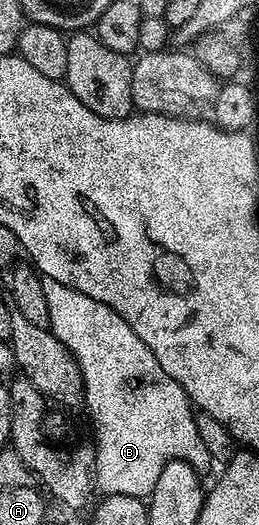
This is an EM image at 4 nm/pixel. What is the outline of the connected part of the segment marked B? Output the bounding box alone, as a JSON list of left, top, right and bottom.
[43,277,212,499]

